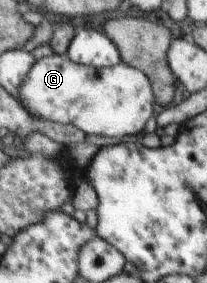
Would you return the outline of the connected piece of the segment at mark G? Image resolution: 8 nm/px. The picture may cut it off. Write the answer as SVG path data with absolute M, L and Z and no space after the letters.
M55 52L33 63L19 88L19 98L17 102L37 120L73 124L85 134L122 140L134 139L144 131L156 102L149 77L123 61L109 68L91 68Z

